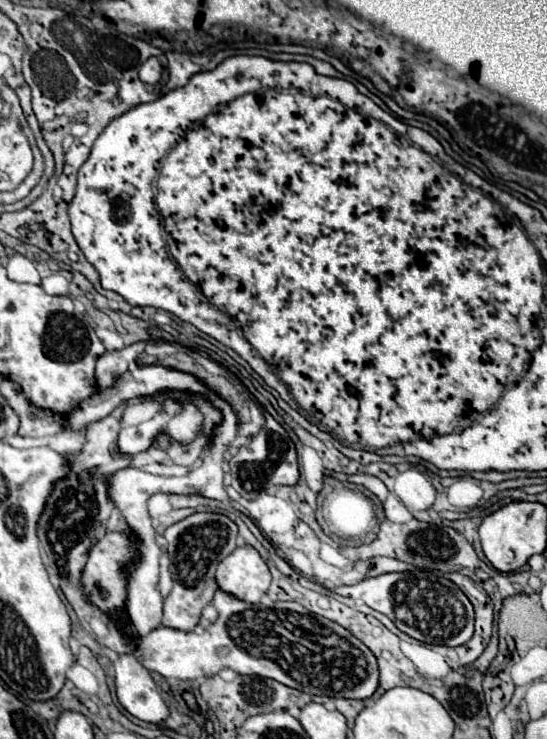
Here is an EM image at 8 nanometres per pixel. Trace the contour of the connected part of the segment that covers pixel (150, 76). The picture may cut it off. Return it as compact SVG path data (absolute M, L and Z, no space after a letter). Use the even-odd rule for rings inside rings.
M149 57L143 65L141 65L141 69L139 69L139 79L143 81L143 83L147 83L147 85L155 85L159 79L161 79L161 65L159 65L159 61L155 59L155 57Z

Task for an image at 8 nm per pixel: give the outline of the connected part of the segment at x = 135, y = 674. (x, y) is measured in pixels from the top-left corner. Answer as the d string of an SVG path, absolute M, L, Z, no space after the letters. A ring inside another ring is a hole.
M121 655L113 665L119 703L141 721L163 723L169 717L169 707L149 671L133 655Z

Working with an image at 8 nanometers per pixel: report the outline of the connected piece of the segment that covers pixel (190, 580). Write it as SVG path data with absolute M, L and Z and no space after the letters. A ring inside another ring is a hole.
M195 513L187 519L171 525L163 537L167 539L167 555L173 557L175 577L183 587L173 587L173 593L163 603L163 627L193 631L199 623L201 611L211 603L213 593L219 589L215 581L215 569L233 549L237 541L237 525L219 513ZM173 597L173 601L169 601Z

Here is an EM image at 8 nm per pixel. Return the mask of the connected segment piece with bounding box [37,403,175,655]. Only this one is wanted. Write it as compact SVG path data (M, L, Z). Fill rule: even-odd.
M125 403L119 405L105 419L101 419L97 423L91 423L87 427L85 453L69 457L71 473L69 473L69 477L61 479L55 485L55 489L53 489L49 501L47 501L47 507L45 507L45 511L43 511L41 519L39 519L39 527L37 527L41 547L45 549L51 565L55 565L59 569L61 591L65 593L67 601L71 603L73 611L77 613L79 623L83 625L85 631L93 633L91 621L93 619L103 621L109 627L109 635L103 637L103 639L97 639L97 641L99 641L99 645L103 645L107 649L113 649L119 655L121 653L133 653L133 649L139 643L137 629L133 627L133 623L129 619L125 623L121 623L121 627L119 627L105 611L101 611L97 605L93 605L89 601L87 593L83 591L83 583L81 583L81 573L83 573L83 567L87 563L89 549L105 535L105 523L107 523L107 519L109 519L109 515L113 511L113 501L107 497L105 479L109 475L113 475L115 471L119 471L123 467L129 467L131 459L141 459L141 467L147 465L147 463L163 463L163 465L173 465L175 463L173 459L169 459L169 453L163 453L159 449L149 449L147 453L139 453L139 455L123 455L117 449L119 421L121 421L123 409L125 409Z

